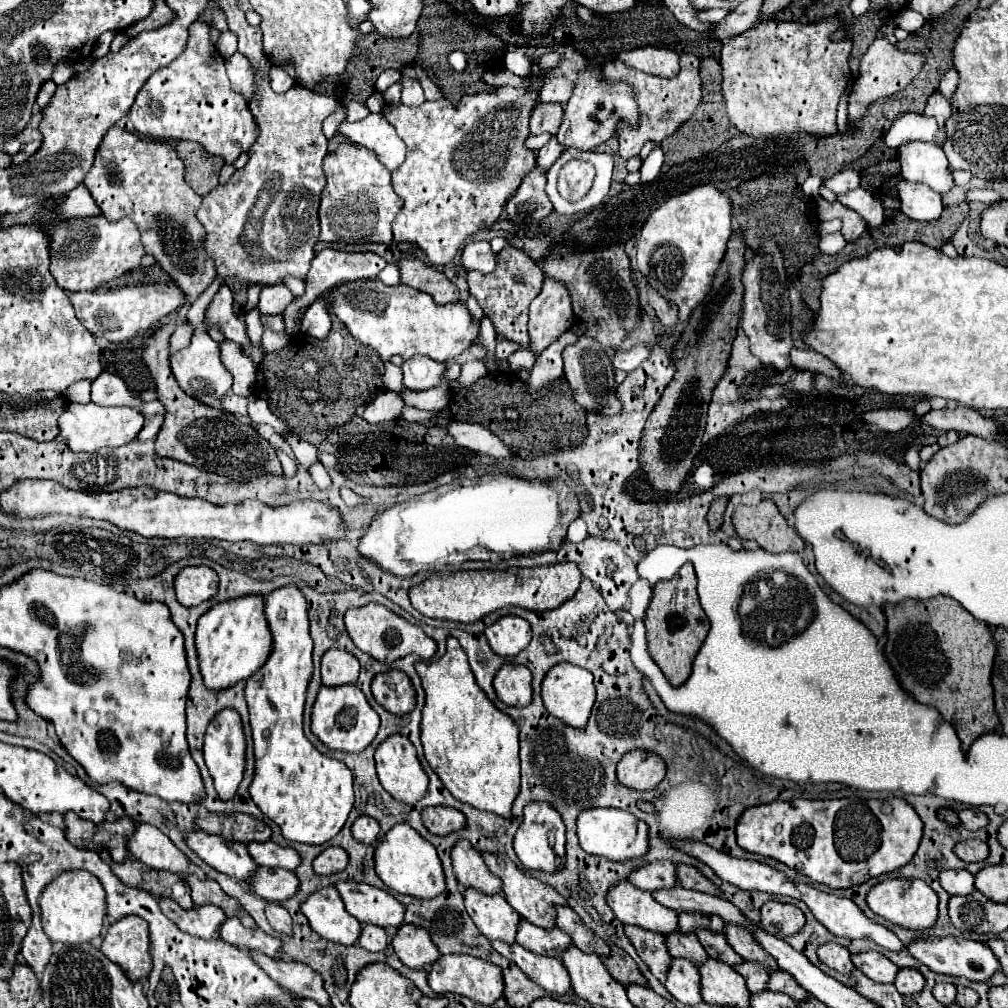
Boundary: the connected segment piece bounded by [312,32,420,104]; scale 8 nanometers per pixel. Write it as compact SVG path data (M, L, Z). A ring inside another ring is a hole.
M372 32L372 34L360 34L356 38L356 52L354 52L352 60L346 64L346 70L344 70L342 78L340 76L322 78L322 82L316 84L312 88L312 92L334 96L342 104L348 104L348 102L360 102L360 104L364 104L368 100L368 96L374 92L374 82L380 76L380 72L390 70L390 68L400 70L406 64L414 62L414 56L418 52L418 40L420 40L418 32L414 32L410 38L402 38L402 40L400 38L398 40L382 38L376 32Z

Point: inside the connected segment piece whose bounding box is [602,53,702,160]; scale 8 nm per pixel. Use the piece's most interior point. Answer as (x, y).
(666, 103)

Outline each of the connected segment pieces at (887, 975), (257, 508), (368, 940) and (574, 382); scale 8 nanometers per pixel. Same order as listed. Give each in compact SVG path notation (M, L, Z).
M874 950L852 954L852 964L860 972L864 972L868 978L872 978L876 982L882 982L882 984L892 984L898 970L900 970L894 962L890 962L886 956L878 954Z
M26 480L18 482L6 494L2 494L2 508L24 518L40 518L48 514L74 514L108 520L122 530L136 532L146 538L218 538L238 542L240 538L270 538L248 540L260 546L266 544L322 544L346 538L346 524L342 514L316 500L300 500L286 506L268 506L260 500L244 500L242 504L214 506L200 498L180 498L172 492L160 492L154 488L126 488L118 492L82 492L70 490L54 480Z
M362 924L362 934L358 938L358 944L370 952L380 952L388 944L388 936L380 926L370 926Z
M580 336L574 344L564 348L562 360L564 360L564 376L566 376L566 380L572 388L574 400L580 406L584 406L586 410L596 408L604 416L620 414L620 402L614 396L614 368L612 368L612 362L610 362L606 350L594 338Z

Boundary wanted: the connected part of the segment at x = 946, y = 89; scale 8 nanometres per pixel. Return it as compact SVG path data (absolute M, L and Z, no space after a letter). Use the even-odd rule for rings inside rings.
M954 68L949 70L941 79L938 90L946 96L949 102L952 102L952 96L955 92L959 80L958 73Z

